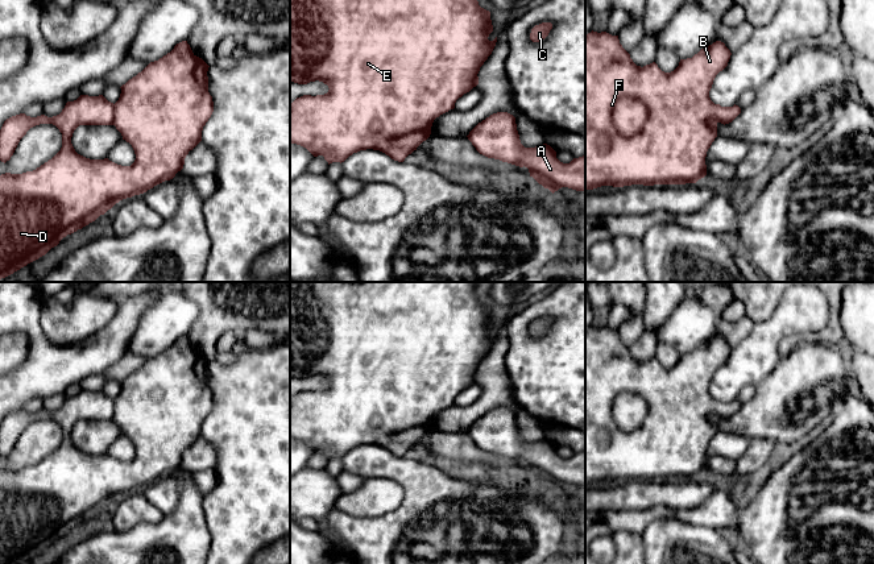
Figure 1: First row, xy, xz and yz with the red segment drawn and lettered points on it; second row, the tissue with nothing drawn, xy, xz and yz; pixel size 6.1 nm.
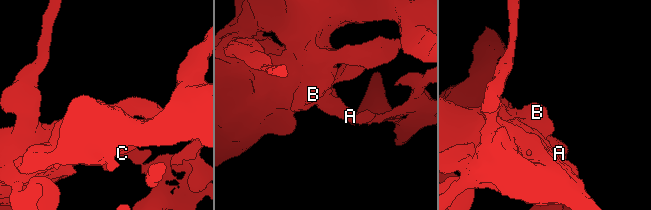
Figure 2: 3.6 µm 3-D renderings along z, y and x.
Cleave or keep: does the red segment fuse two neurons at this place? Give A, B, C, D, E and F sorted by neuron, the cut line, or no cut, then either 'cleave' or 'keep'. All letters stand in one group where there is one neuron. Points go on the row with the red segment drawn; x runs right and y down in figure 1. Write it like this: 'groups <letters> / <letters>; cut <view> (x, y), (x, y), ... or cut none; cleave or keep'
groups A B C D E F; cut none; keep

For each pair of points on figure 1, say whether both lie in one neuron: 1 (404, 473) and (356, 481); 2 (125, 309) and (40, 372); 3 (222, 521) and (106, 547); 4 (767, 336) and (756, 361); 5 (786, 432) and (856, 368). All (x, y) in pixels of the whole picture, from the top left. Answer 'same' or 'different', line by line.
1: different
2: same
3: different
4: same
5: different

